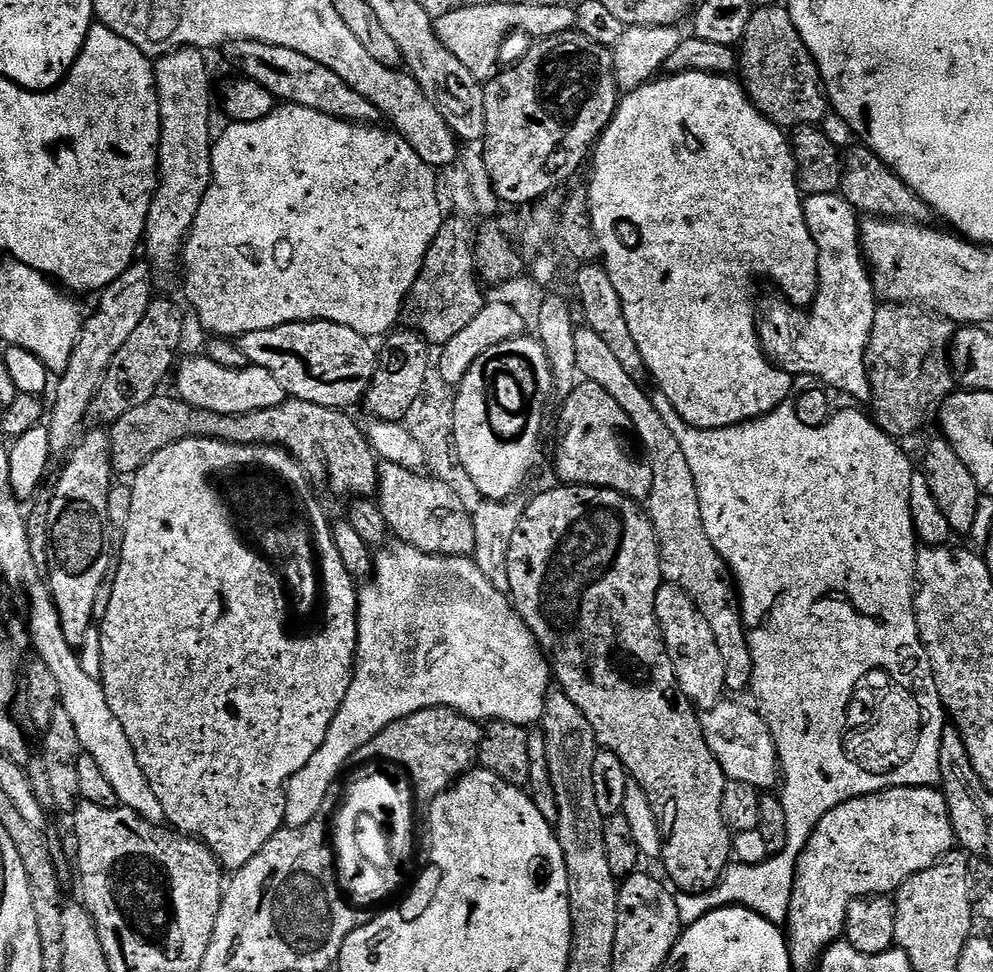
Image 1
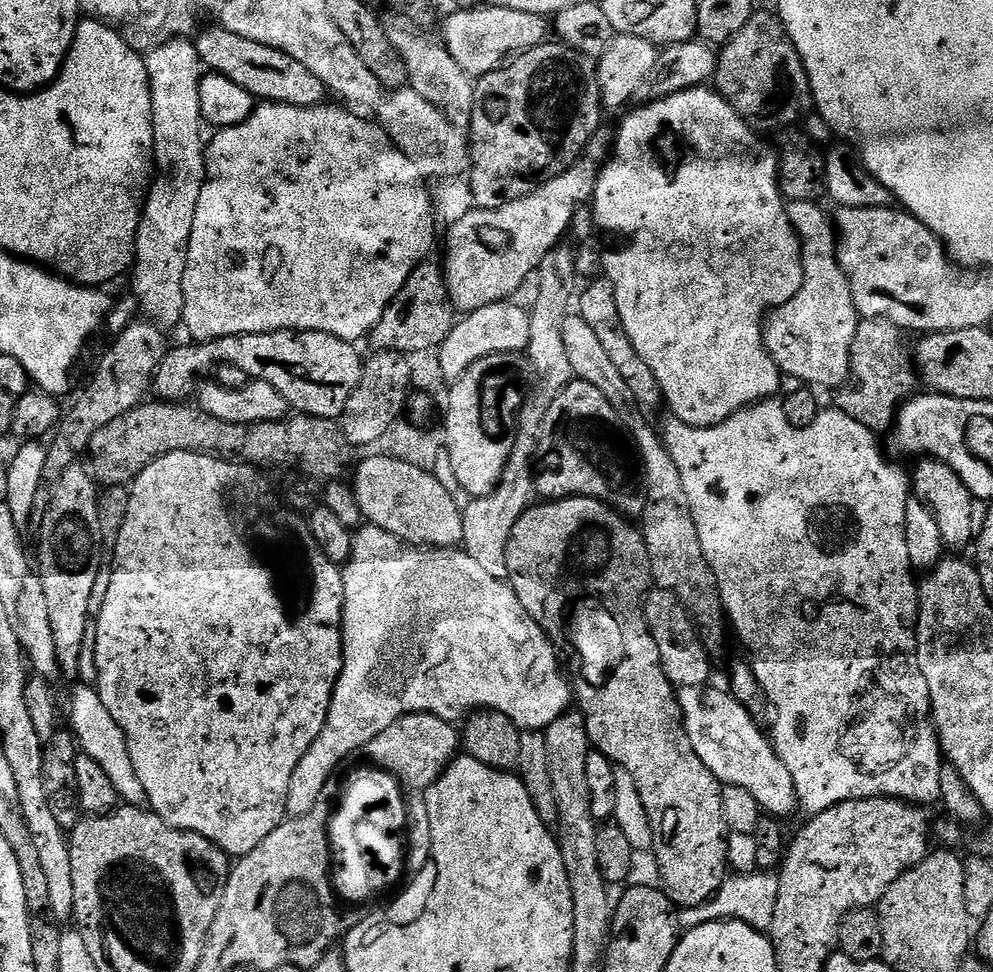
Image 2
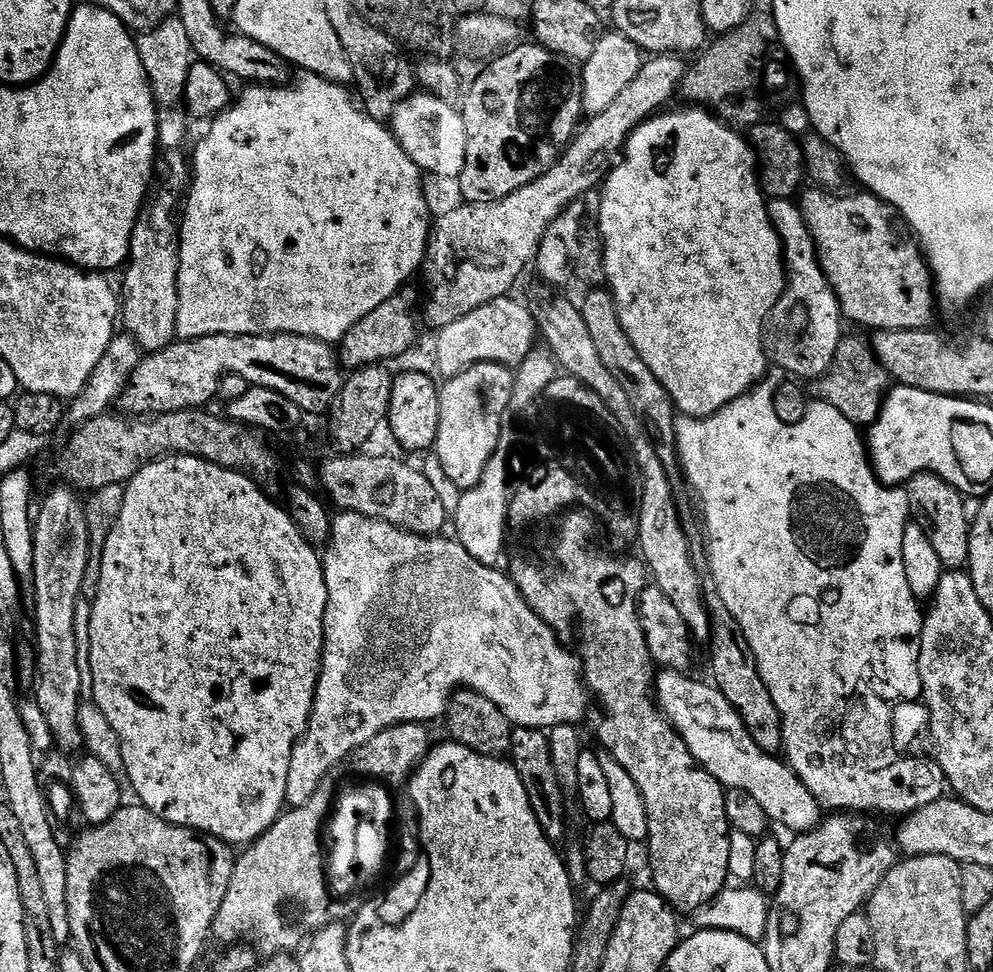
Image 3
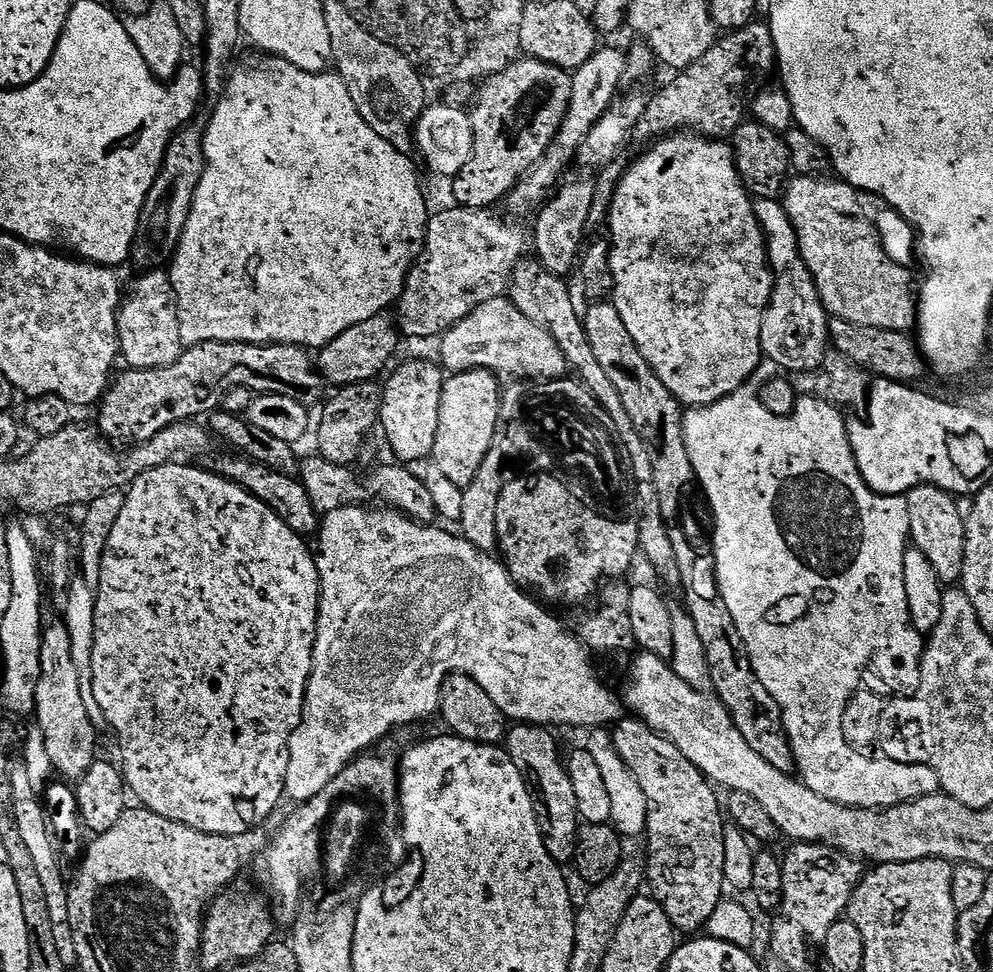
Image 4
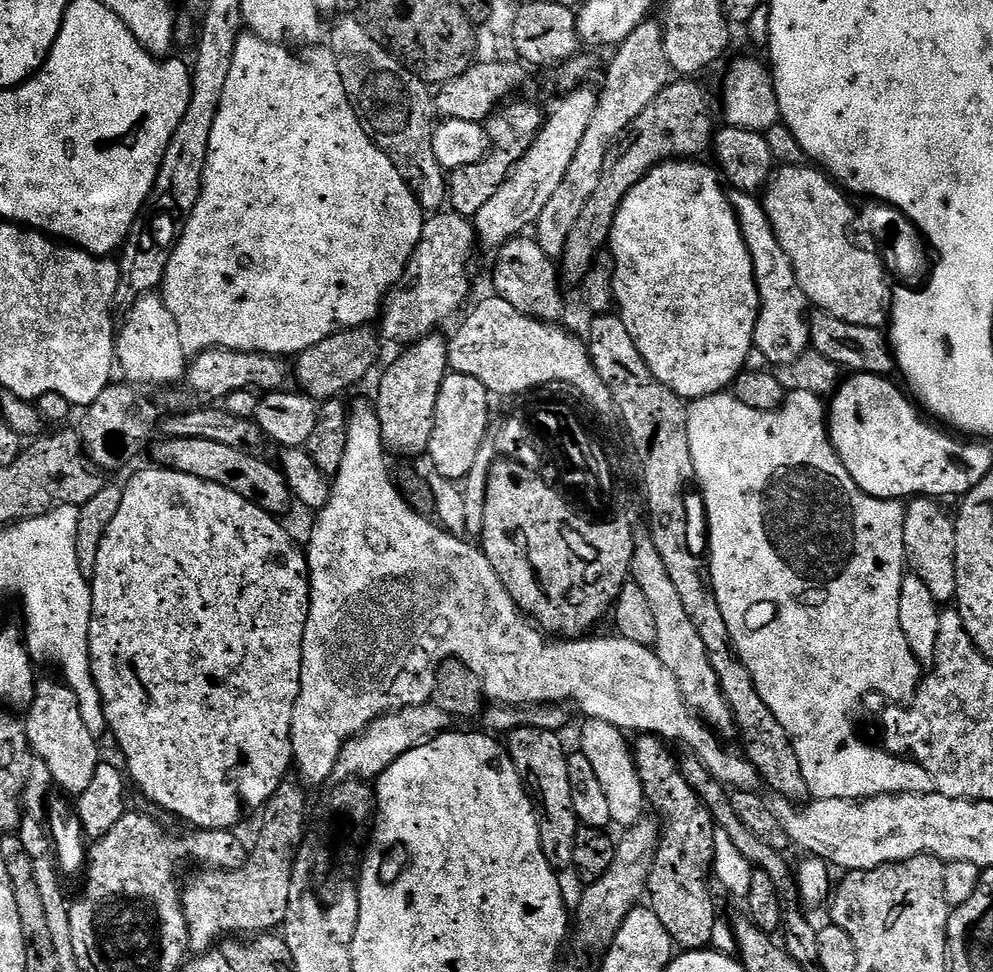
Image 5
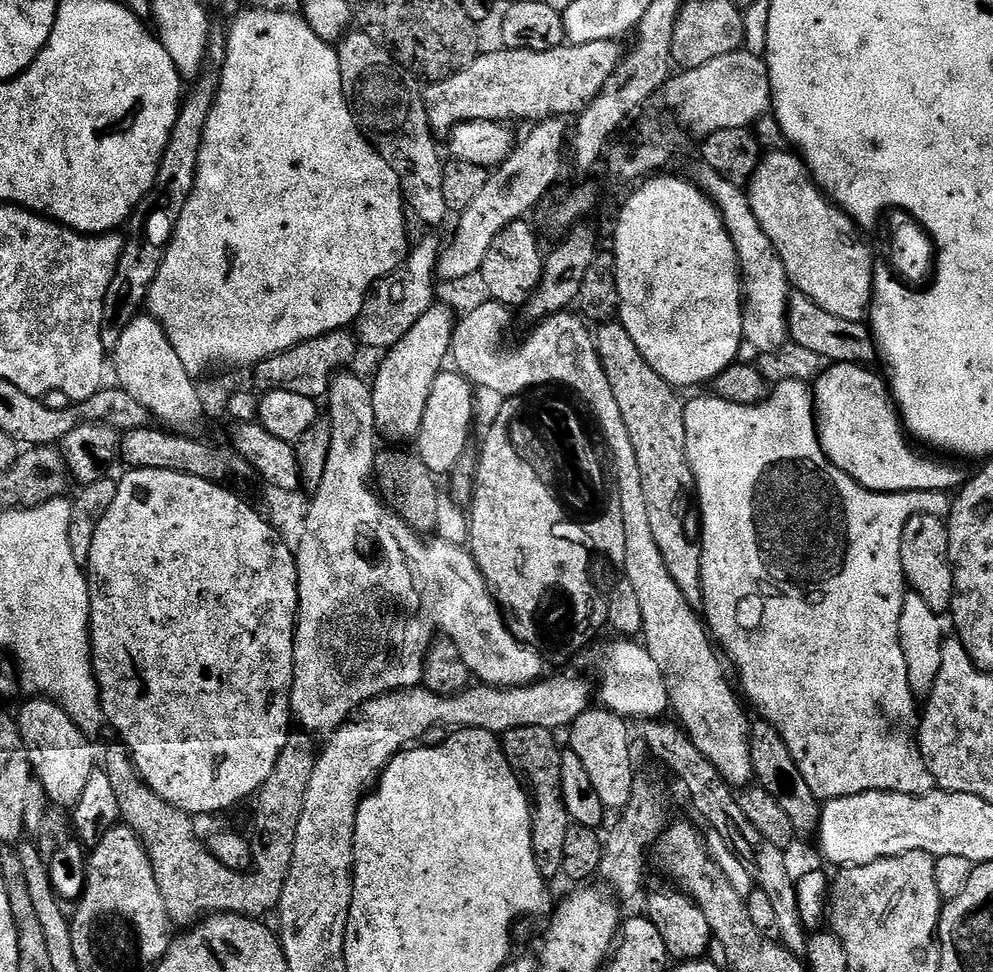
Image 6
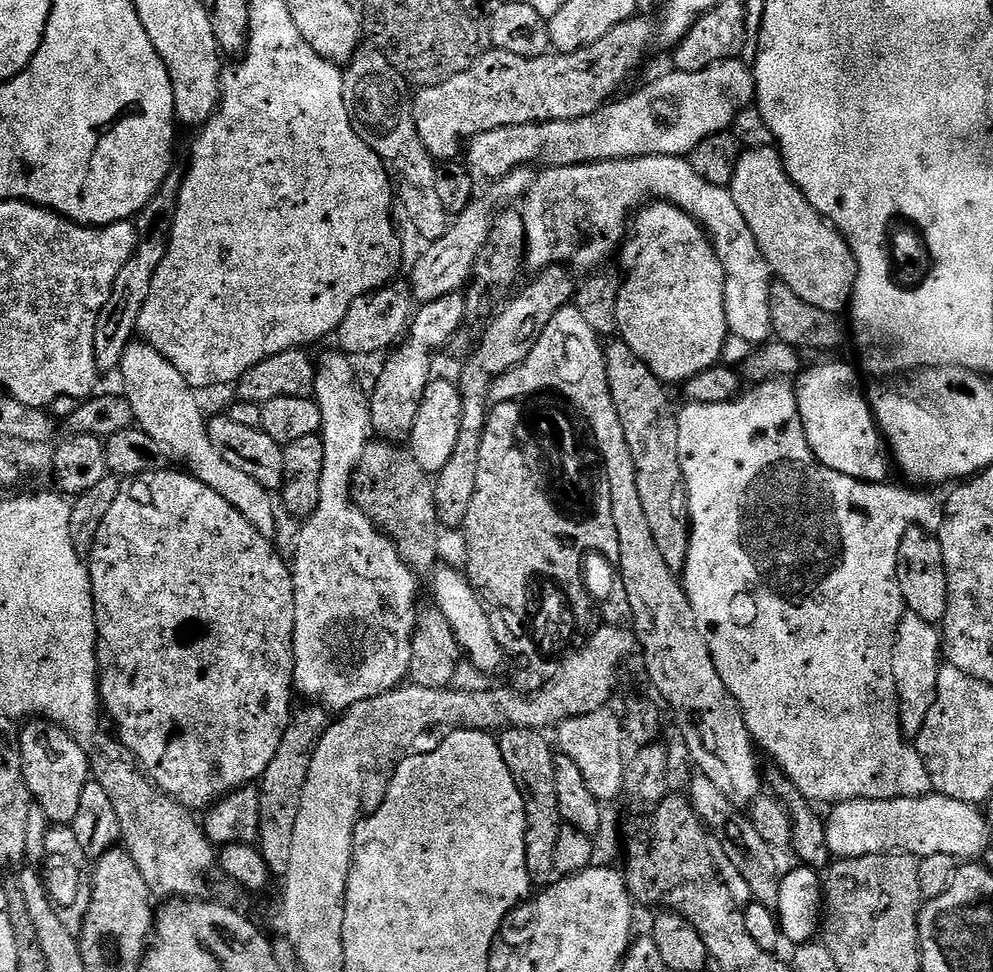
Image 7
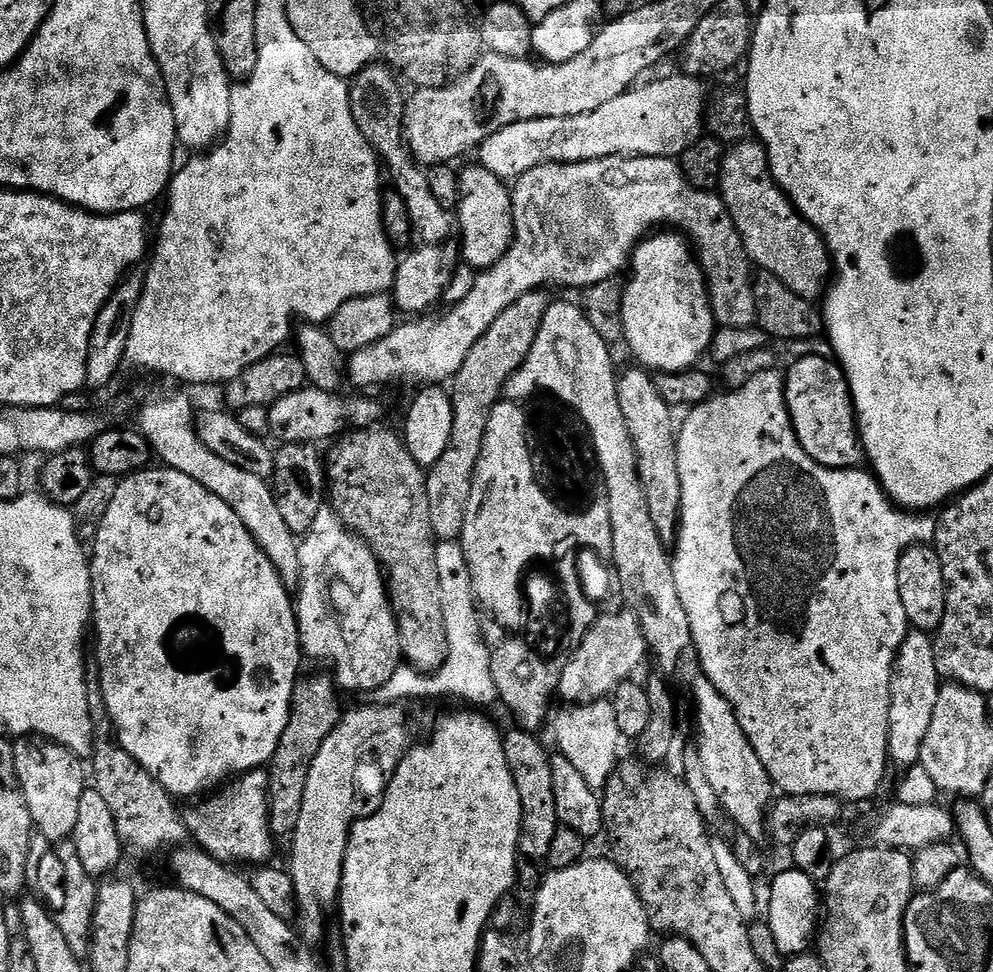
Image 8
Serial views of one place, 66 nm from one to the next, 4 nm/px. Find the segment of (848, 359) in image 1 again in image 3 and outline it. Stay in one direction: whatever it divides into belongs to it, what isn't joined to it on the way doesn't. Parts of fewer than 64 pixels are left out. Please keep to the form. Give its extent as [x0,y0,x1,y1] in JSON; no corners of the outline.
[766,199,842,382]

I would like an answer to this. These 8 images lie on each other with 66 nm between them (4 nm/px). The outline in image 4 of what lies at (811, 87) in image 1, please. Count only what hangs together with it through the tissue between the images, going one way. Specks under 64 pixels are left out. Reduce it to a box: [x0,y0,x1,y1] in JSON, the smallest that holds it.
[634,22,776,141]

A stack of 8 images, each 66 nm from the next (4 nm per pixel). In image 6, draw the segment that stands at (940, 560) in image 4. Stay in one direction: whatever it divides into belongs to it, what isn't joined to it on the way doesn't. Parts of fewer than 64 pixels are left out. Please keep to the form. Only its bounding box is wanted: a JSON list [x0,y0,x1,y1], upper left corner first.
[902,510,954,614]

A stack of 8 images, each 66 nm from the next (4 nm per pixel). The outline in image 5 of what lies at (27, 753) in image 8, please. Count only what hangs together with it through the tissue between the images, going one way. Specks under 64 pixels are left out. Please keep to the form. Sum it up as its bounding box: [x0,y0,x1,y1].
[22,679,97,798]

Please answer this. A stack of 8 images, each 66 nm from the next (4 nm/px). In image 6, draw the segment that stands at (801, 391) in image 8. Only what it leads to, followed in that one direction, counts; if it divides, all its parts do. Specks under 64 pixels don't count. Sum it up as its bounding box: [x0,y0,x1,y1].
[816,363,966,494]

